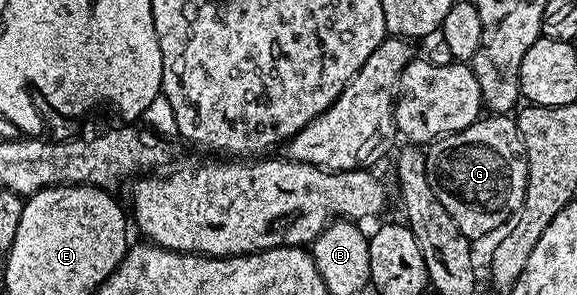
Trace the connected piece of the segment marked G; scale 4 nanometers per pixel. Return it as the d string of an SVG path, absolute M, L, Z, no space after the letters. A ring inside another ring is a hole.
M492 113L487 117L435 140L426 151L426 177L430 177L430 189L434 189L434 197L442 201L446 213L454 217L454 225L458 225L469 241L477 241L491 231L499 232L515 216L524 206L528 180L524 142L520 139L515 118L508 113Z

